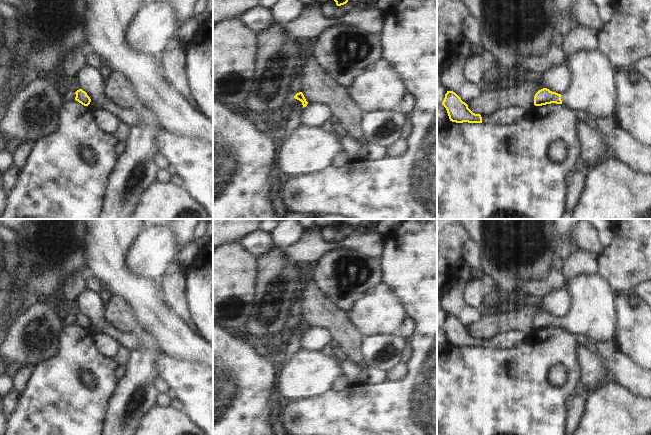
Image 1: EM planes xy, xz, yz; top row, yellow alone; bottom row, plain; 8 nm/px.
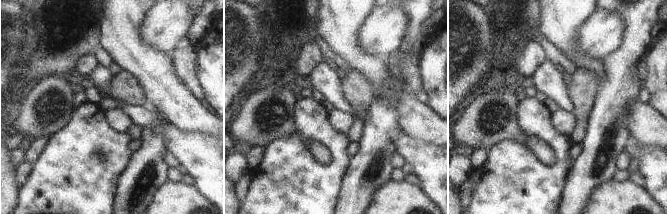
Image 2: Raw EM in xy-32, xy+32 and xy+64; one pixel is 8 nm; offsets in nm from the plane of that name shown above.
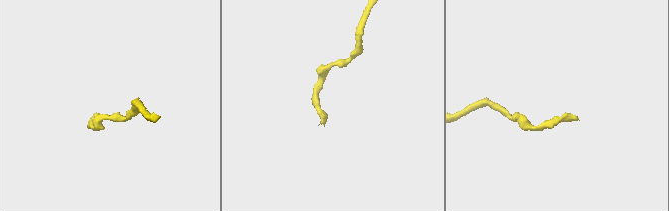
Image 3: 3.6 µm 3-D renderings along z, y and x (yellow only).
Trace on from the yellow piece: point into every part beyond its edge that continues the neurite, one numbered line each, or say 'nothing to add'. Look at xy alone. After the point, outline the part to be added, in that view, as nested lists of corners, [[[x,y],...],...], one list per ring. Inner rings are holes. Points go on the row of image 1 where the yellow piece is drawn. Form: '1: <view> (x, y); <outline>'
nothing to add

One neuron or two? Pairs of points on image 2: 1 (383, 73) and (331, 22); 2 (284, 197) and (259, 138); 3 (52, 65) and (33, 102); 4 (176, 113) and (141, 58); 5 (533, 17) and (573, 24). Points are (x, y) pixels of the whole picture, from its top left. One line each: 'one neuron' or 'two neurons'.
1: one neuron
2: two neurons
3: two neurons
4: one neuron
5: two neurons

